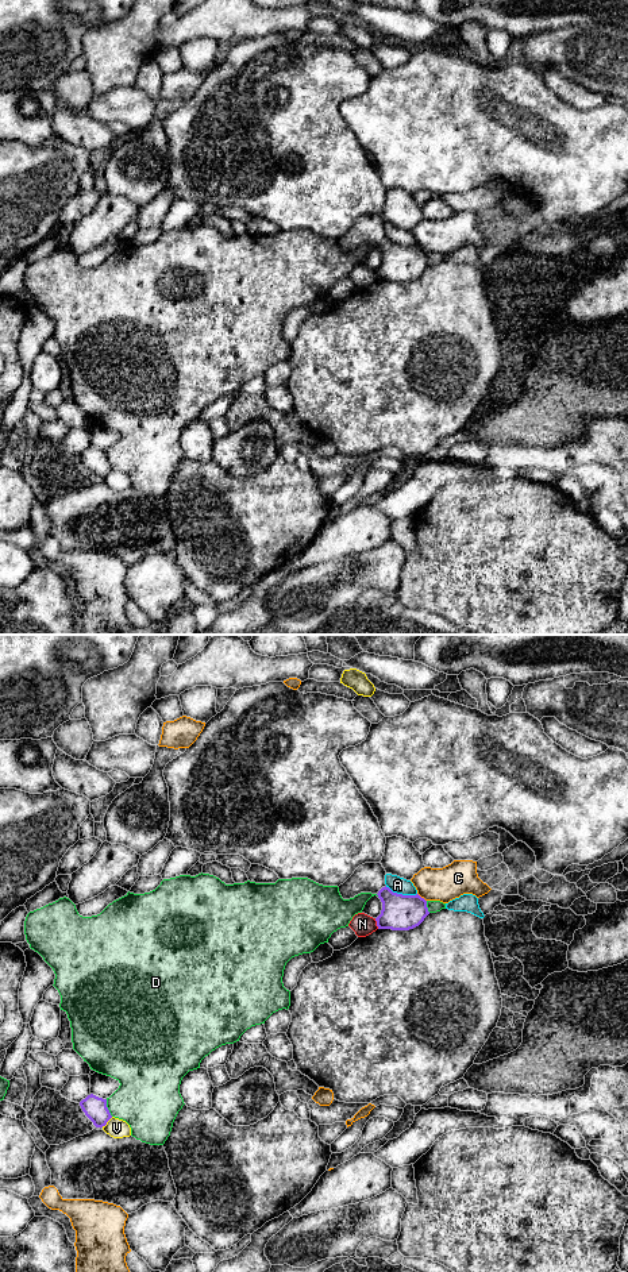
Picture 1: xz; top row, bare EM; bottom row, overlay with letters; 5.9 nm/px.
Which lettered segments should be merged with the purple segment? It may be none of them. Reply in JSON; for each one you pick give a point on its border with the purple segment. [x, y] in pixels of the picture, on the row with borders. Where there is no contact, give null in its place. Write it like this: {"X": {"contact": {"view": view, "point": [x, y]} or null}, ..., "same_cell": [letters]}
{"same_cell": []}

